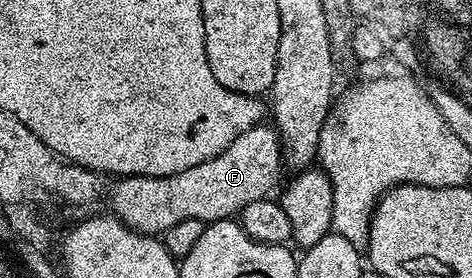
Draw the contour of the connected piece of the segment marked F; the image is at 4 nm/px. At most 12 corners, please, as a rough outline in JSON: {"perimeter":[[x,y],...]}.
{"perimeter":[[262,122],[170,176],[126,176],[108,211],[160,237],[187,218],[236,217],[283,171]]}

